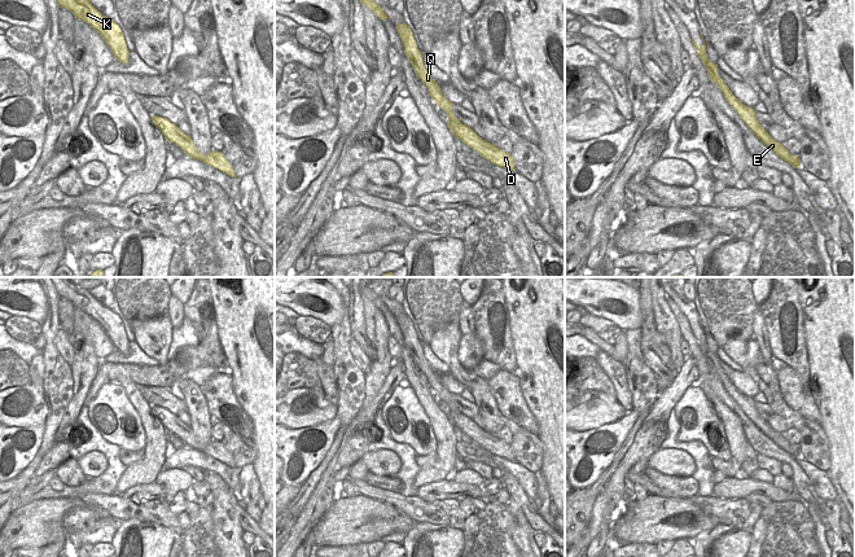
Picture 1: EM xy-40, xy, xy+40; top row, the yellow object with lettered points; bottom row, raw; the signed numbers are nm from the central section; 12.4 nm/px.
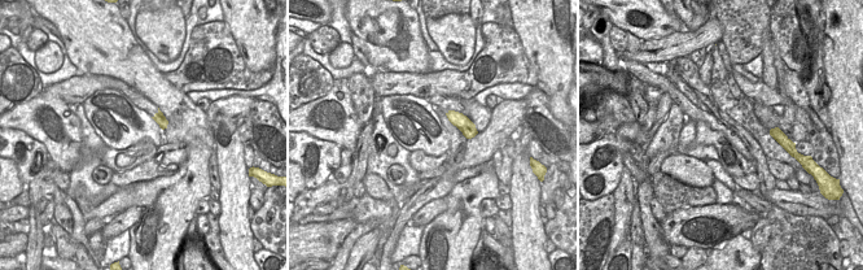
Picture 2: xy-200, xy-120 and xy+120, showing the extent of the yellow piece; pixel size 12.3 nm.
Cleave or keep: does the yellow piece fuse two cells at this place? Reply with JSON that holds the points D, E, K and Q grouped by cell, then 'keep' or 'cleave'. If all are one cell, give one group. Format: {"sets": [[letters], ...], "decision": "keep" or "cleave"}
{"sets": [["D"], ["E", "K", "Q"]], "decision": "cleave"}

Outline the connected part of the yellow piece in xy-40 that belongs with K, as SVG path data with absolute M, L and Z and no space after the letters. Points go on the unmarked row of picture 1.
M51 277L58 295L61 298L66 298L70 301L75 308L82 310L83 312L88 313L95 321L97 321L104 332L109 335L110 341L113 342L115 350L122 352L123 355L128 355L128 345L130 341L127 338L123 323L120 317L110 308L102 306L89 291L98 285L102 285L104 277L69 277L65 281L62 277Z

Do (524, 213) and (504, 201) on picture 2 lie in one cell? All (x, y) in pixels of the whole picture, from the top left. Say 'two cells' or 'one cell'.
two cells

